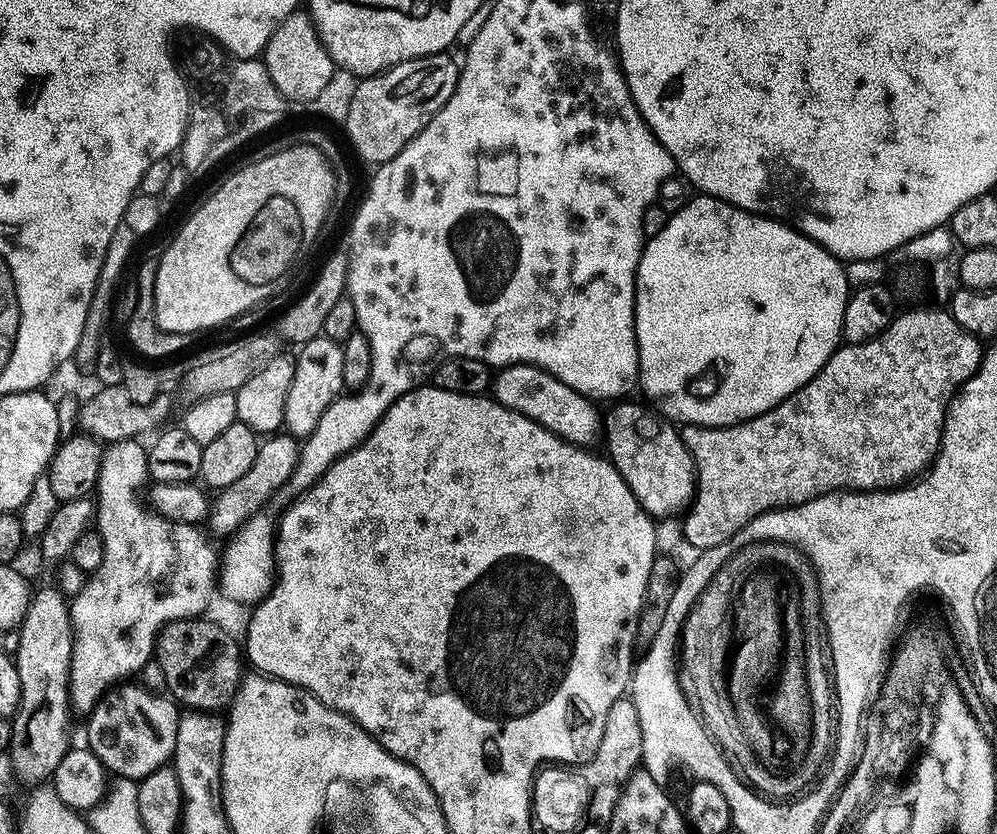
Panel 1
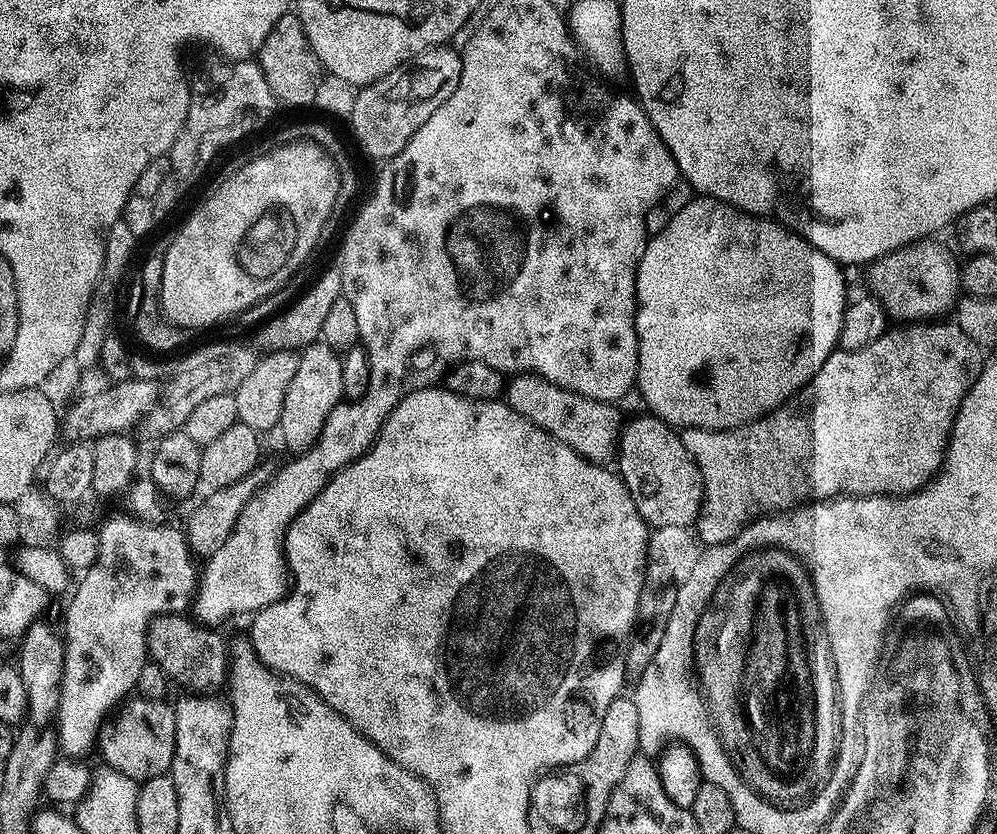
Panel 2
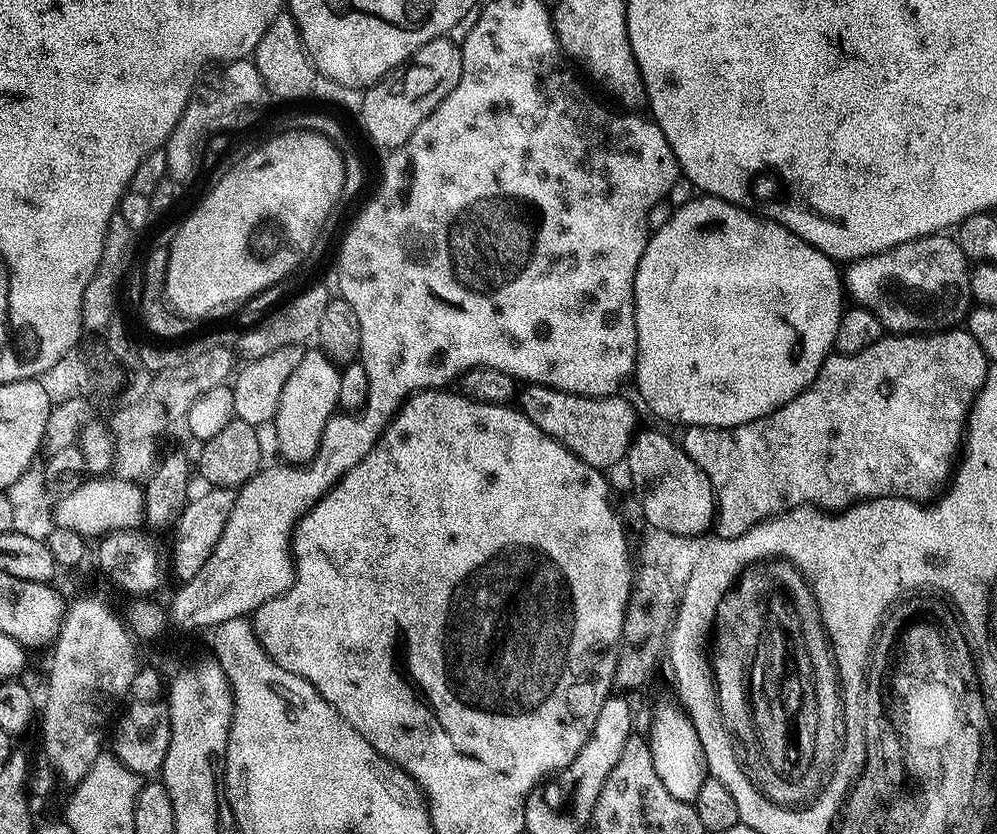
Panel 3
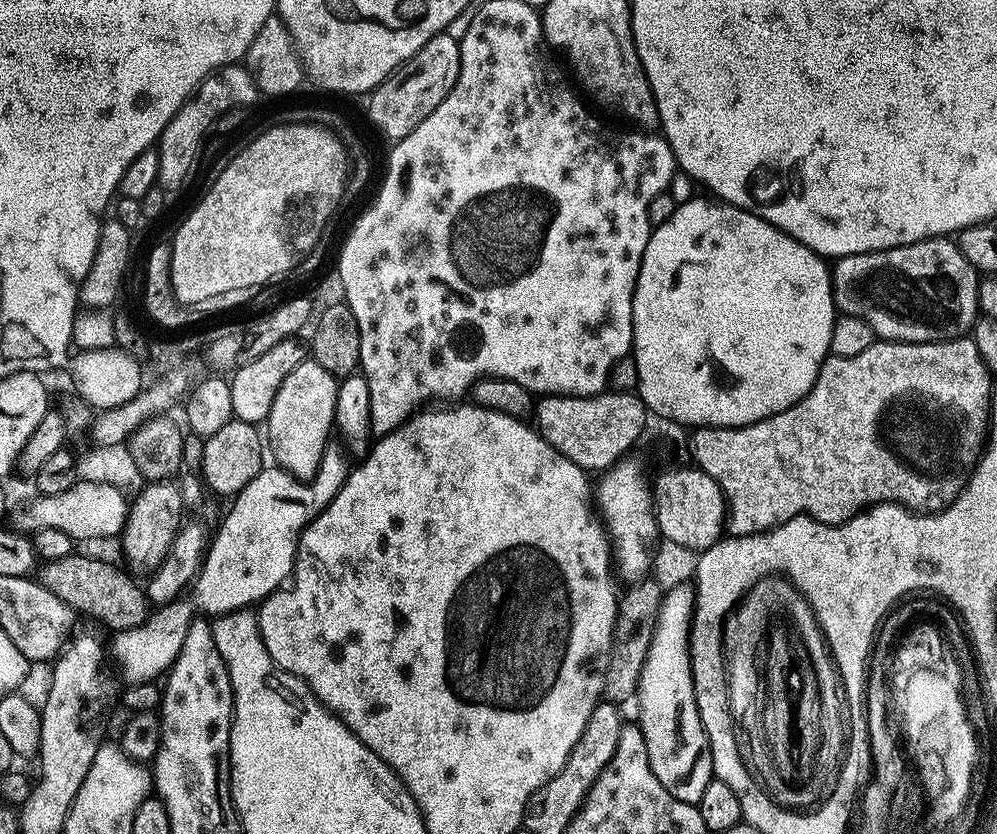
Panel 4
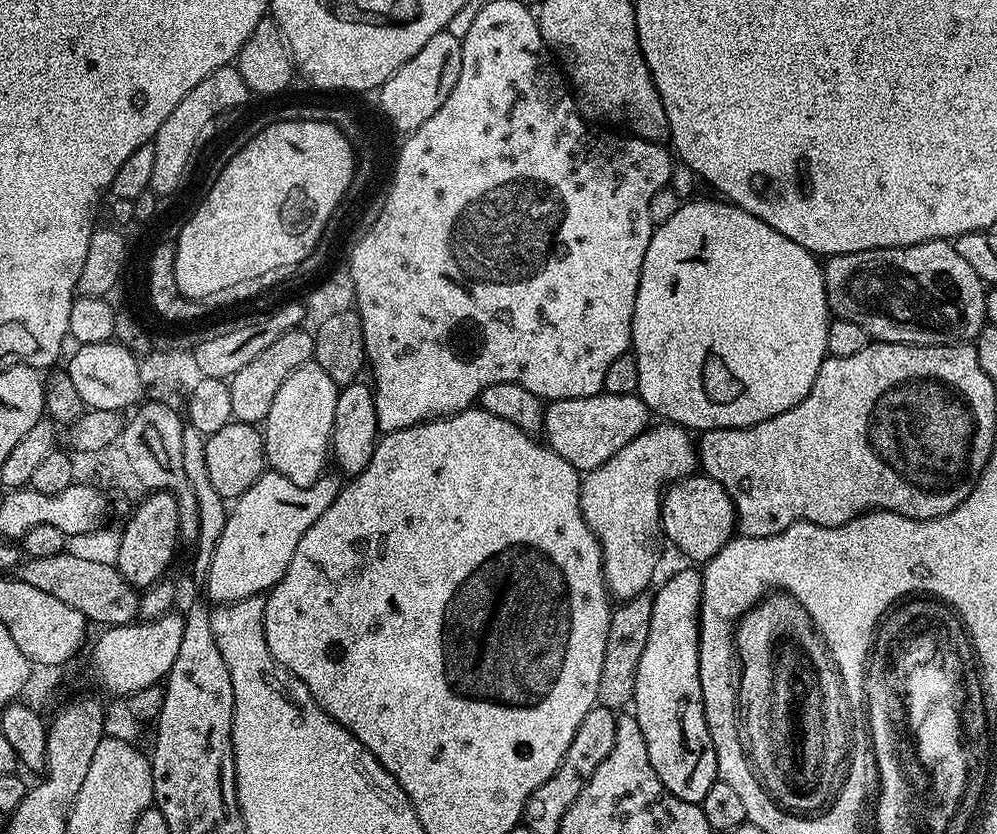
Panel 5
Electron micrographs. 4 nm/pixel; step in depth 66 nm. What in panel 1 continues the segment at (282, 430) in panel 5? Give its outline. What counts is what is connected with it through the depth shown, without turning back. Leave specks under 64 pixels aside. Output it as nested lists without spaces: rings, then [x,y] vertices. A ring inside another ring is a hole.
[[[326,335],[315,336],[307,340],[299,349],[300,357],[295,357],[294,382],[290,382],[290,394],[287,395],[283,427],[297,438],[307,438],[318,426],[318,418],[336,401],[336,397],[345,391],[342,378],[343,347]]]

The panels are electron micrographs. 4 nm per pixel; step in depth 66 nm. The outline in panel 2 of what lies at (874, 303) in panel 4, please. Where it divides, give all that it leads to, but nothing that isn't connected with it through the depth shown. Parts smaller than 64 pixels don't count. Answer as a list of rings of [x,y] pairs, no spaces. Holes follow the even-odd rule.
[[[920,242],[915,246],[900,248],[897,252],[890,252],[887,256],[881,256],[871,267],[872,271],[868,280],[872,283],[871,293],[876,296],[883,305],[885,312],[896,322],[932,322],[937,318],[953,311],[957,300],[962,295],[960,287],[961,265],[944,248],[936,248],[928,245],[928,242]]]

